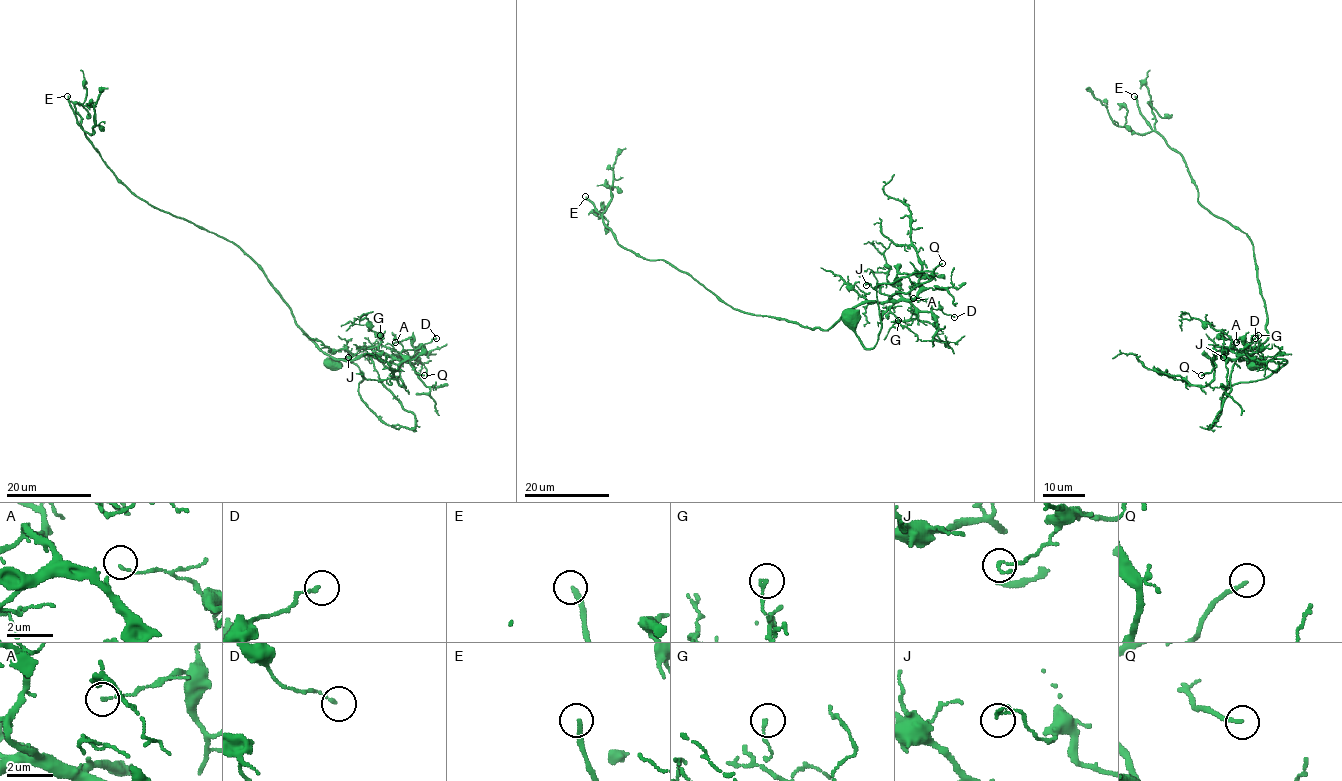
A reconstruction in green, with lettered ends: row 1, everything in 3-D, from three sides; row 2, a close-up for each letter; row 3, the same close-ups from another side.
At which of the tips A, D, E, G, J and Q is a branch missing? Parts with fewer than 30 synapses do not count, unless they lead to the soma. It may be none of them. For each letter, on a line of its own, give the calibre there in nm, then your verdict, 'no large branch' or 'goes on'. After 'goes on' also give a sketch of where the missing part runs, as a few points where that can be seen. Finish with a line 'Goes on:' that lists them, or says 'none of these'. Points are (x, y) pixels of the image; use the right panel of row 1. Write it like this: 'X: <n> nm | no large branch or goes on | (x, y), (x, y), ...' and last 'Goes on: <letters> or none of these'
A: 110 nm | no large branch
D: 130 nm | no large branch
E: 240 nm | goes on | (1134, 96), (1134, 84), (1122, 66), (1118, 51), (1110, 42), (1106, 60), (1094, 72), (1095, 77)
G: 150 nm | no large branch
J: 140 nm | no large branch
Q: 160 nm | no large branch
Goes on: E

